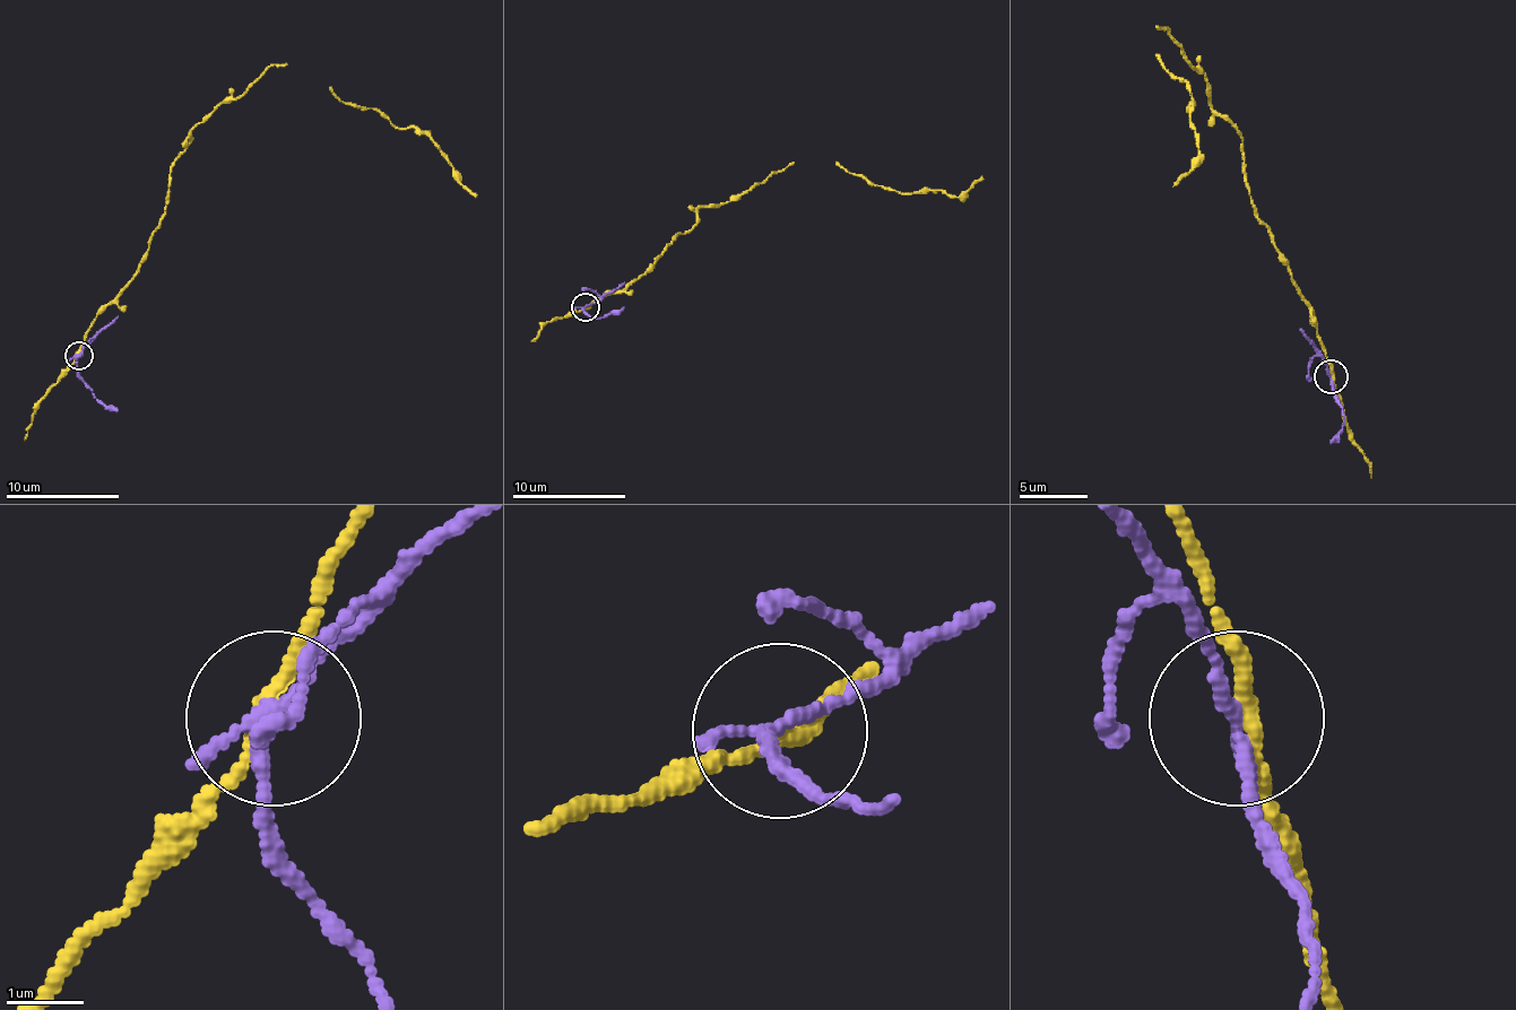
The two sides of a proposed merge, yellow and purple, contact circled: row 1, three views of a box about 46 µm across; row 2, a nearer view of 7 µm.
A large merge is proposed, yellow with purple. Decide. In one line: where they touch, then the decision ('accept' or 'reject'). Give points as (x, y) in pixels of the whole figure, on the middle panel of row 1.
place (585, 307); reject

